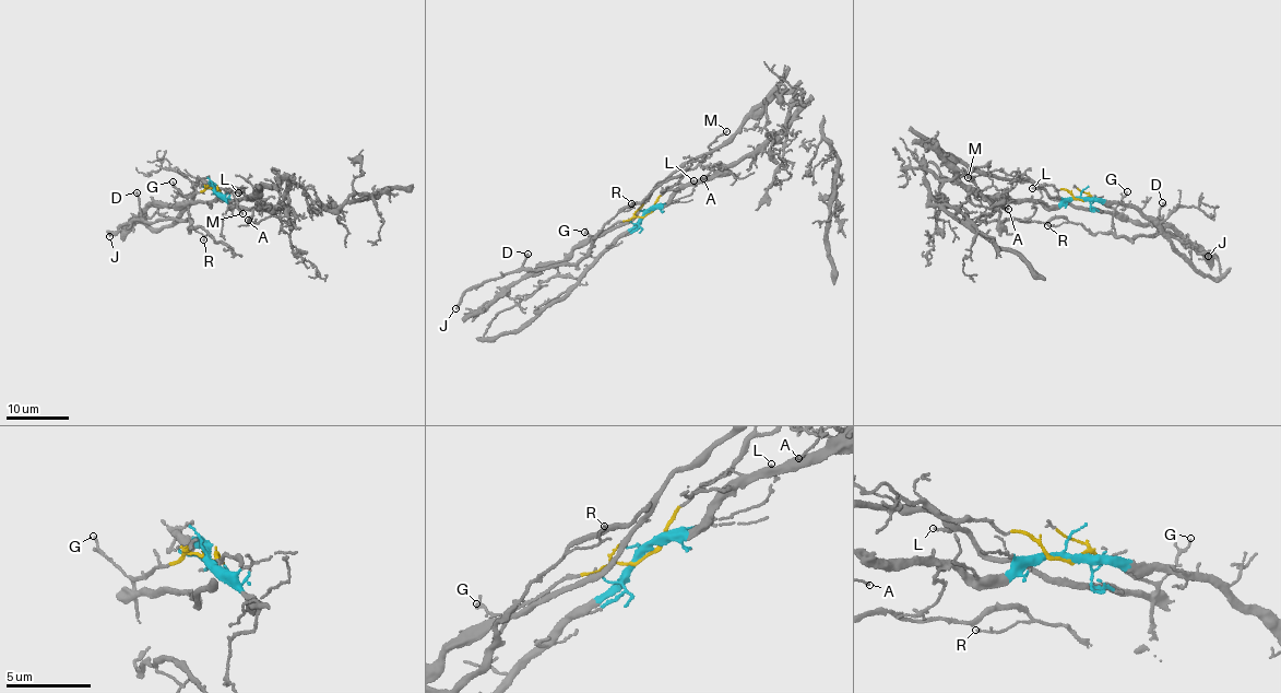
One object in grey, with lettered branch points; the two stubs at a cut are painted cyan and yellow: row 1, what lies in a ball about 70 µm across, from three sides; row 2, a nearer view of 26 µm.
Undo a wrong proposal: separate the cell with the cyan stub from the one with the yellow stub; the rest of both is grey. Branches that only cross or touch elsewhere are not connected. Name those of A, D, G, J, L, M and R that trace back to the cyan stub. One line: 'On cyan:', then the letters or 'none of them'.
On cyan: A, L

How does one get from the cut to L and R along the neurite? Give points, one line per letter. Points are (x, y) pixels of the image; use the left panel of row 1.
L: (216, 190), (232, 206), (245, 196), (241, 188), (238, 194)
R: (216, 190), (208, 187), (187, 198), (191, 222), (187, 228), (189, 232), (196, 230), (204, 237), (202, 239)

